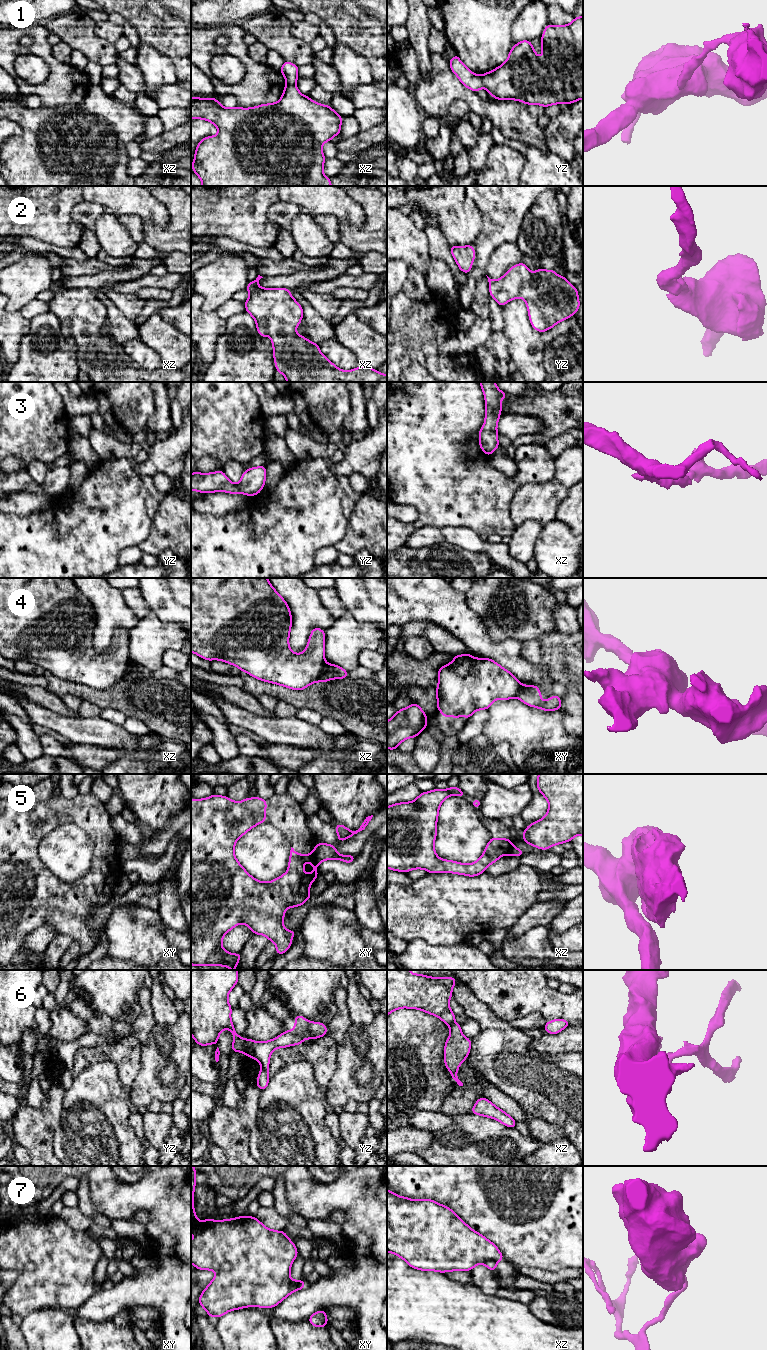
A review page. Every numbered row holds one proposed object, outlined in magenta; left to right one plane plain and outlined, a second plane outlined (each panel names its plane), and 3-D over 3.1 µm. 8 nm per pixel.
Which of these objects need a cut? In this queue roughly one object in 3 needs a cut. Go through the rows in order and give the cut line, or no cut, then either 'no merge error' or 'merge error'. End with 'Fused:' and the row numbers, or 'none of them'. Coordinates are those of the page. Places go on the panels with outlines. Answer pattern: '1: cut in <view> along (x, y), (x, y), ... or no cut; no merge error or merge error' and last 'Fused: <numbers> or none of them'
1: cut in yz along (480, 76), (483, 86); merge error
2: no cut; no merge error
3: no cut; no merge error
4: cut in xz along (325, 662), (319, 681); merge error
5: cut in xy along (313, 852), (317, 864); merge error
6: cut in yz along (246, 1040), (242, 1051); merge error
7: cut in xz along (496, 1261), (489, 1260), (483, 1263); merge error
Fused: 1, 4, 5, 6, 7

